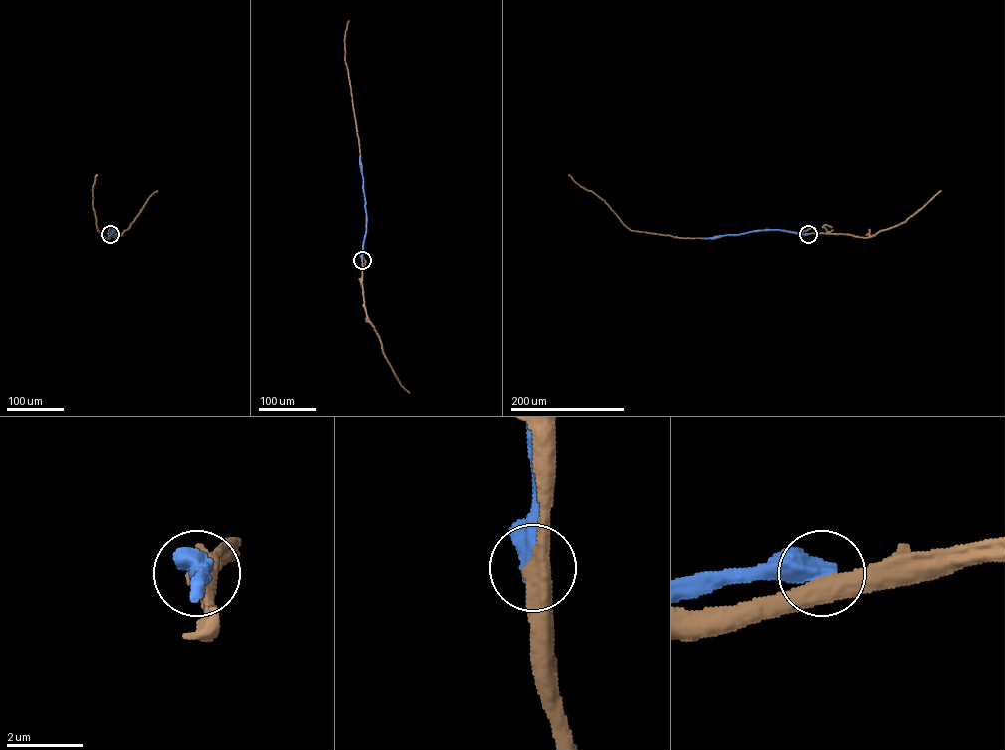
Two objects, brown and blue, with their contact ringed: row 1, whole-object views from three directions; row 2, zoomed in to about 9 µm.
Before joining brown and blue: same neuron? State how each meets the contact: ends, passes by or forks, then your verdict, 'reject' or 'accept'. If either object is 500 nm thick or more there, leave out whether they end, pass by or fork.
reject

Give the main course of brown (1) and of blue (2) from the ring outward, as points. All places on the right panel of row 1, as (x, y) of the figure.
1: (808, 234), (766, 229), (713, 239), (683, 238), (631, 230), (604, 200), (581, 187), (569, 174)
2: (808, 234), (764, 230), (704, 238)

